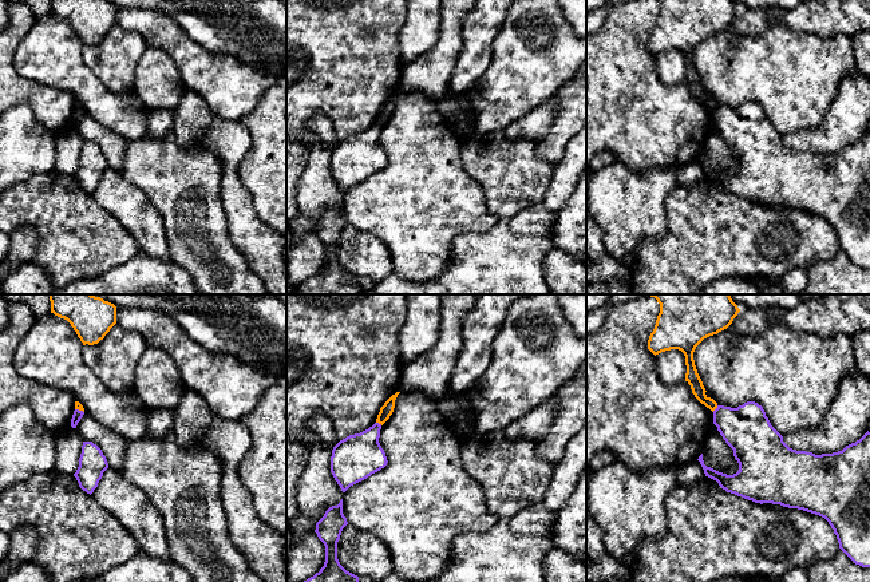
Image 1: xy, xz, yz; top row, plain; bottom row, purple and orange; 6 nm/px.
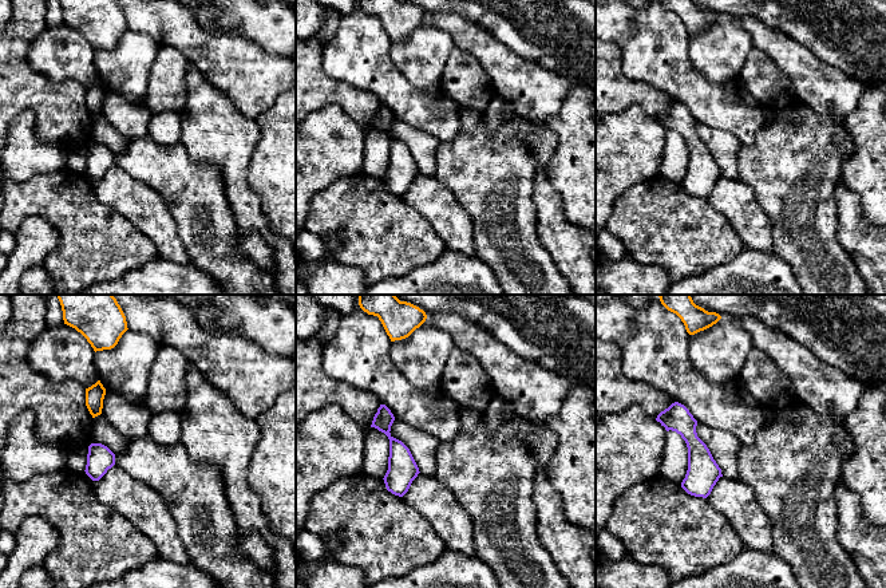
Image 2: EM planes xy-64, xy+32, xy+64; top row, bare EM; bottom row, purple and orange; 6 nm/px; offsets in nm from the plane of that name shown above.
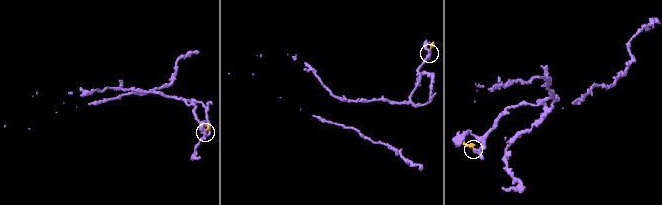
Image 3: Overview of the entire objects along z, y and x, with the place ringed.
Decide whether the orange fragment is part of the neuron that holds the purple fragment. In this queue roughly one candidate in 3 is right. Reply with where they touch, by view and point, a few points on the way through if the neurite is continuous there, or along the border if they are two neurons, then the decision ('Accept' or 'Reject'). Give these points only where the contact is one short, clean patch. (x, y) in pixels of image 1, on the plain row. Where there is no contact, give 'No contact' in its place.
Touches purple at yz (716, 109). Boundary: yz (718, 106), (712, 111). Reject

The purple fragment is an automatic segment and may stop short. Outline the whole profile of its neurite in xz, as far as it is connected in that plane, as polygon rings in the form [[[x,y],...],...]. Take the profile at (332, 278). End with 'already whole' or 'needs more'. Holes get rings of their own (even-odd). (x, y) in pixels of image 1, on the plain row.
[[[341,199],[316,223],[315,233],[325,246],[324,266],[313,277],[296,286],[294,294],[363,294],[359,277],[347,272],[337,260],[337,242],[347,225]]]; already whole

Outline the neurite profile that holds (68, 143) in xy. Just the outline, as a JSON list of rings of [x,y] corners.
[[[67,128],[55,135],[55,170],[74,175],[79,167],[83,139],[76,128]]]

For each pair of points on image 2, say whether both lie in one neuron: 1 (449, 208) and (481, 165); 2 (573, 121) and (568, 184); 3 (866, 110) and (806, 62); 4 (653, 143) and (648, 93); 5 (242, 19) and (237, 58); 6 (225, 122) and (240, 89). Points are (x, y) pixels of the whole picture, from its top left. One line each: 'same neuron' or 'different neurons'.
1: different neurons
2: same neuron
3: different neurons
4: different neurons
5: different neurons
6: different neurons

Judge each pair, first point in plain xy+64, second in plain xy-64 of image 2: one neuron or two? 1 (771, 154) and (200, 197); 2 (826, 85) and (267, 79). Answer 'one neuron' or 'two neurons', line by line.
1: one neuron
2: one neuron

